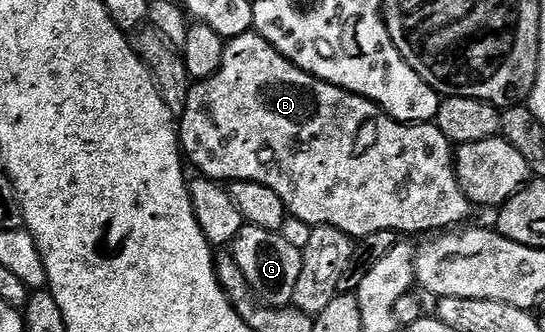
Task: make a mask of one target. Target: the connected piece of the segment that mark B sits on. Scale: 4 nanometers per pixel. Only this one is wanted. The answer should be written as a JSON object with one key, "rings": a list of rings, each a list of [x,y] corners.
{"rings":[[[256,30],[243,33],[239,37],[228,40],[225,45],[225,52],[223,53],[223,65],[219,65],[219,69],[213,74],[210,79],[202,79],[194,82],[189,89],[189,96],[187,97],[187,105],[185,111],[179,116],[179,142],[184,155],[184,158],[188,160],[190,164],[194,163],[198,167],[200,174],[207,179],[216,179],[218,181],[232,181],[238,179],[239,181],[259,181],[259,185],[267,185],[267,189],[271,189],[275,193],[279,193],[279,198],[283,201],[286,212],[292,218],[299,221],[307,221],[307,225],[311,228],[314,227],[334,227],[339,229],[343,233],[350,235],[354,241],[367,237],[371,233],[383,233],[384,231],[396,231],[398,233],[404,233],[406,231],[409,235],[417,235],[420,231],[437,231],[433,233],[441,233],[446,229],[457,229],[462,226],[461,223],[469,215],[471,210],[471,204],[469,199],[463,193],[463,189],[459,185],[457,180],[457,174],[453,168],[453,156],[455,154],[454,144],[450,143],[447,137],[443,137],[443,133],[437,127],[436,122],[432,123],[400,123],[397,119],[392,119],[389,115],[386,115],[376,103],[371,102],[369,99],[365,99],[362,95],[356,95],[354,91],[348,91],[342,87],[336,87],[334,83],[328,83],[322,79],[316,79],[313,75],[309,75],[303,69],[299,69],[295,66],[290,59],[283,57],[283,53],[279,53],[271,44],[263,38],[263,36],[257,34]]]}

